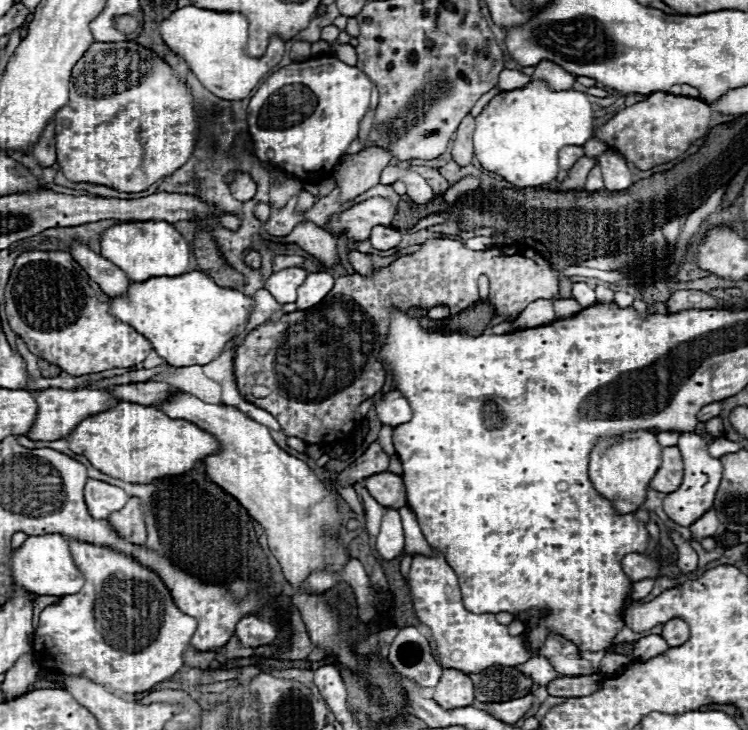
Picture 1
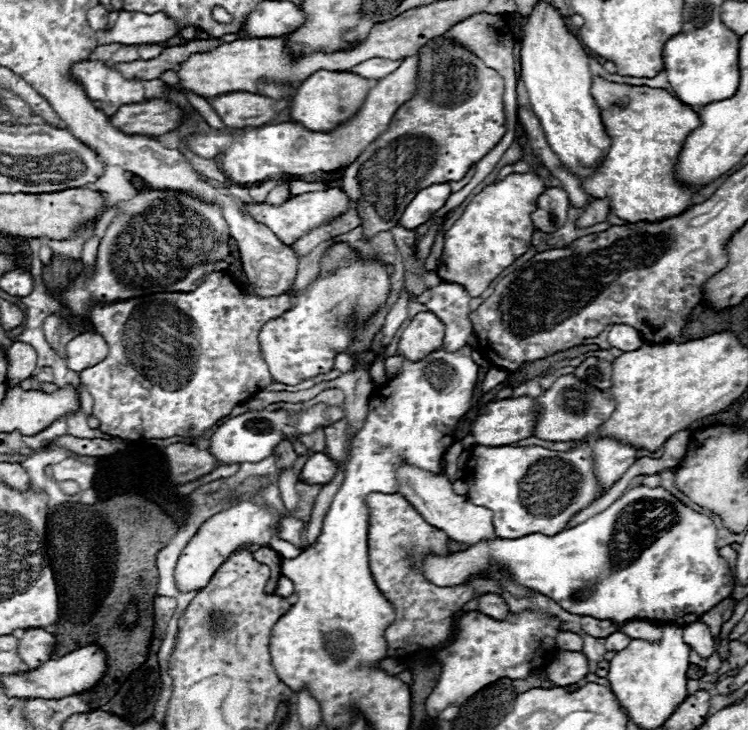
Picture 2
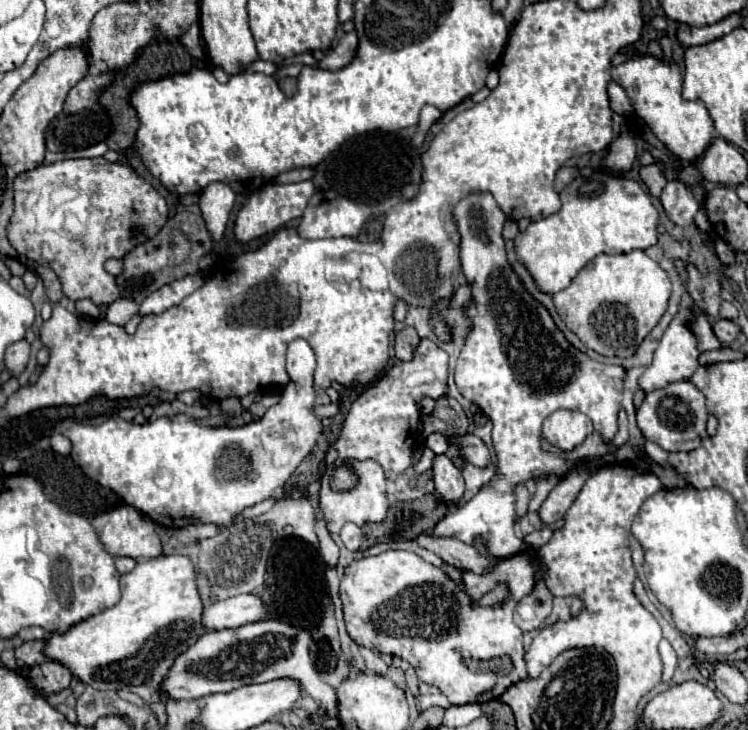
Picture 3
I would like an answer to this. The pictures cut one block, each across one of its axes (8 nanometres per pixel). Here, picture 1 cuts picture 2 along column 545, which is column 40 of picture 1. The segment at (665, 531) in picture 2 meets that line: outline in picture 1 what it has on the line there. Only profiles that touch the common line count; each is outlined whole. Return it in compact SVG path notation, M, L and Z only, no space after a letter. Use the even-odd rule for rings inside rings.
M42 534L42 536L28 536L28 540L10 554L10 570L12 578L18 586L34 592L36 596L66 596L76 594L82 590L84 576L74 564L70 554L68 540L62 534Z

